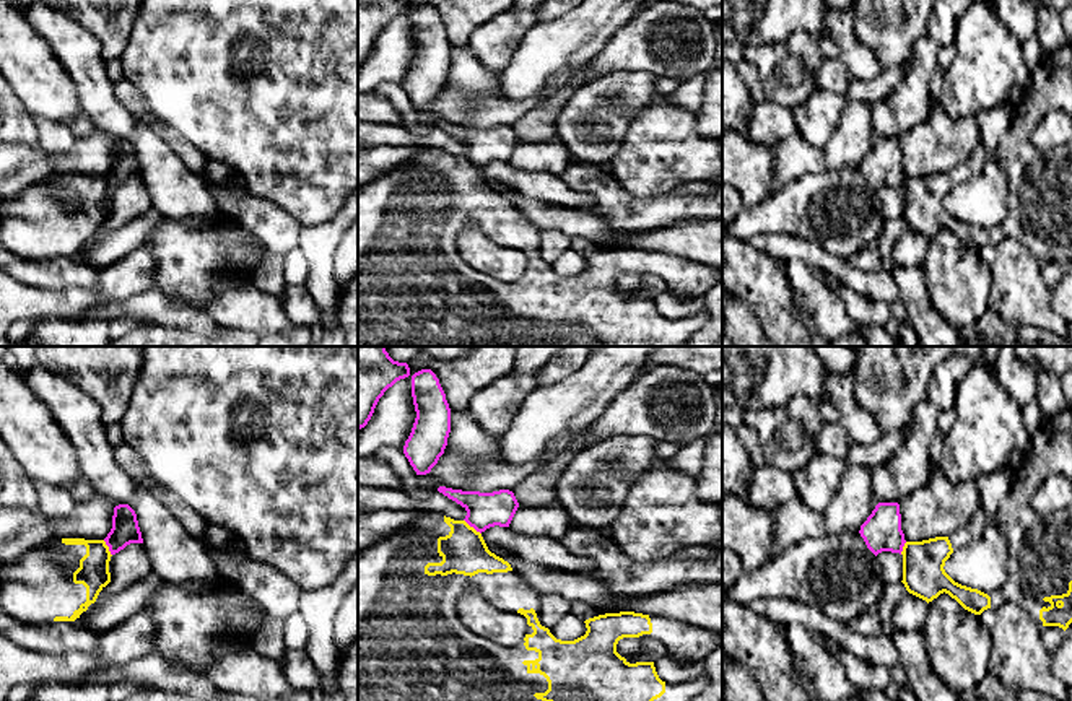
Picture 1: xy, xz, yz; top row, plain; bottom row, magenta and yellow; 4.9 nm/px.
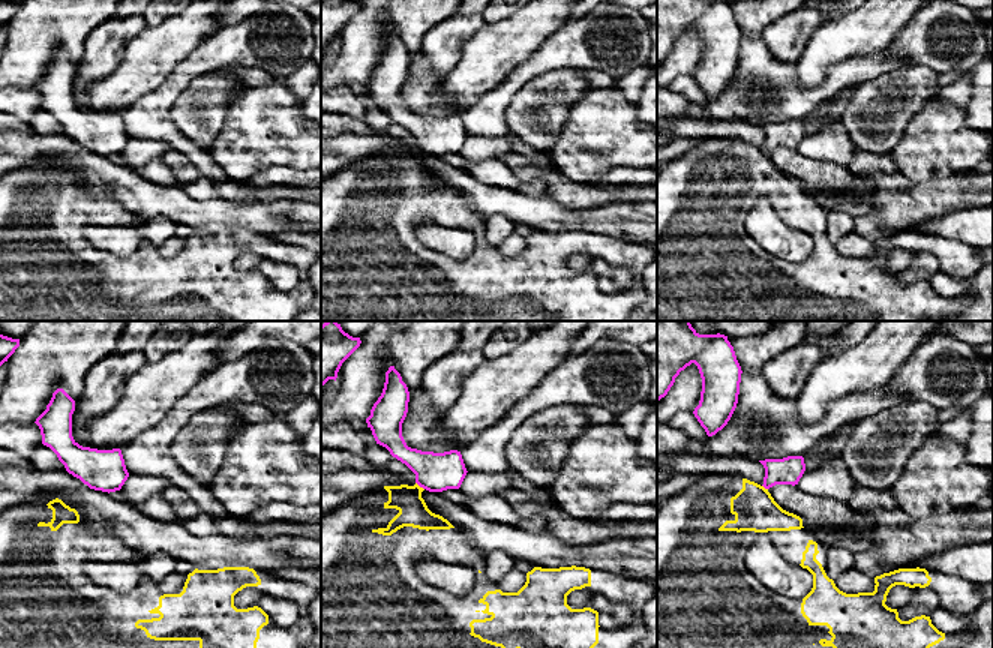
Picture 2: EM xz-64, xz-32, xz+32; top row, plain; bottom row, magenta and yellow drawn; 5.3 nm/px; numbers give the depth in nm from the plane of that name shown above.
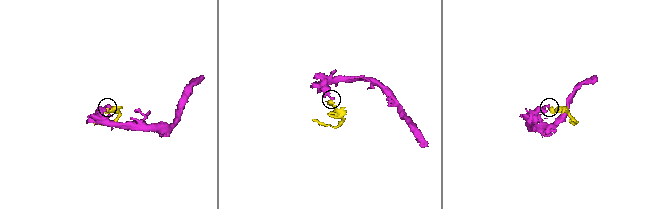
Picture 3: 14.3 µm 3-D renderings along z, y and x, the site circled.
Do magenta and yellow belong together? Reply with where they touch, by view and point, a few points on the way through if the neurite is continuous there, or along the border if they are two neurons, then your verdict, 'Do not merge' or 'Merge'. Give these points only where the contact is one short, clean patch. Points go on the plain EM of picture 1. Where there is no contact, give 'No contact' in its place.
Touches magenta at xz (472, 161). Boundary: xz (464, 155), (480, 169). Do not merge

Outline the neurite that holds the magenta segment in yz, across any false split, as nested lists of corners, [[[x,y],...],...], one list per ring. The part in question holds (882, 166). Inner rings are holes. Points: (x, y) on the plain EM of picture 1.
[[[878,138],[859,166],[867,184],[877,192],[882,187],[900,189],[906,179],[901,166],[898,138]]]

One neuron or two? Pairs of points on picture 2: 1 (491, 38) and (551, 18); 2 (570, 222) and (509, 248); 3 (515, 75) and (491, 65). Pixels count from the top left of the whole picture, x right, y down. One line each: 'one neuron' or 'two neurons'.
1: one neuron
2: two neurons
3: two neurons

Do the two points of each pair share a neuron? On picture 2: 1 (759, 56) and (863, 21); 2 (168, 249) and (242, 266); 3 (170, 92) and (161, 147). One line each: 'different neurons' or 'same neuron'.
1: different neurons
2: same neuron
3: different neurons

